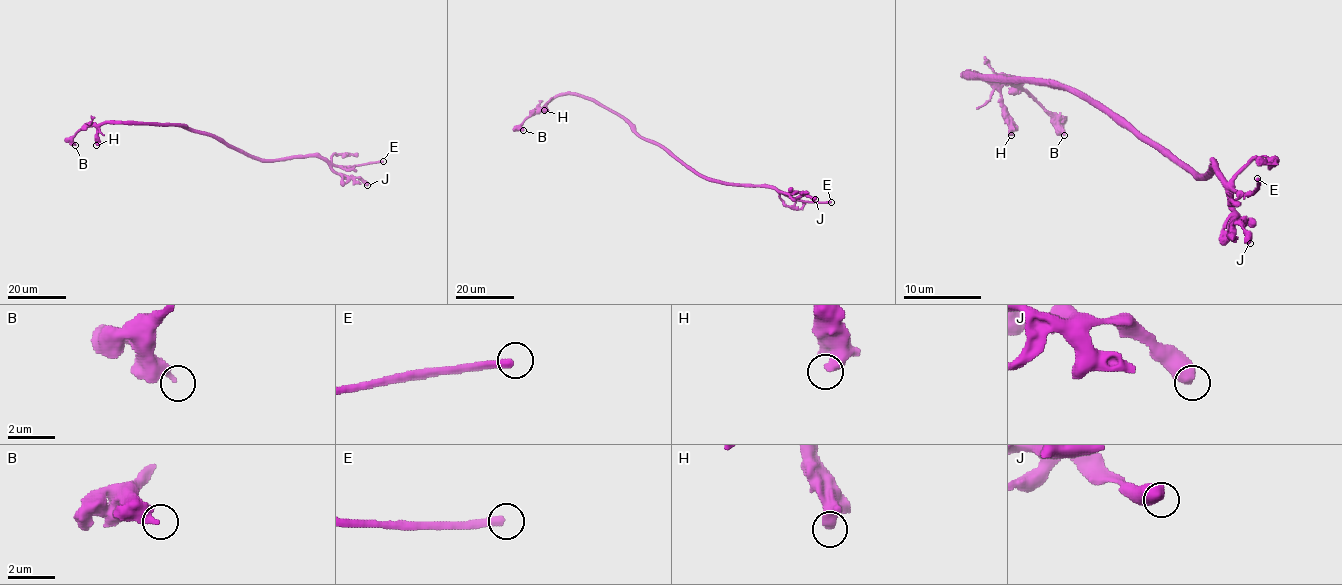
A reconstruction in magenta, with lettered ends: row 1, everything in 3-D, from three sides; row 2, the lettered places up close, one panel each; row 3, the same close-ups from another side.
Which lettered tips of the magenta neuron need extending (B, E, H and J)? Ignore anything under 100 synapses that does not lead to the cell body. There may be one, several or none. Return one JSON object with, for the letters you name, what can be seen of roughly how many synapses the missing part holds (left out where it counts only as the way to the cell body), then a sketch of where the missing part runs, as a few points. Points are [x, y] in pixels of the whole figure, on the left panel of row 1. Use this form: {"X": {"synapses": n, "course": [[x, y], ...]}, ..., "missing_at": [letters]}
{"E": {"course": [[383, 161], [412, 162], [426, 159]]}, "missing_at": ["E"]}

